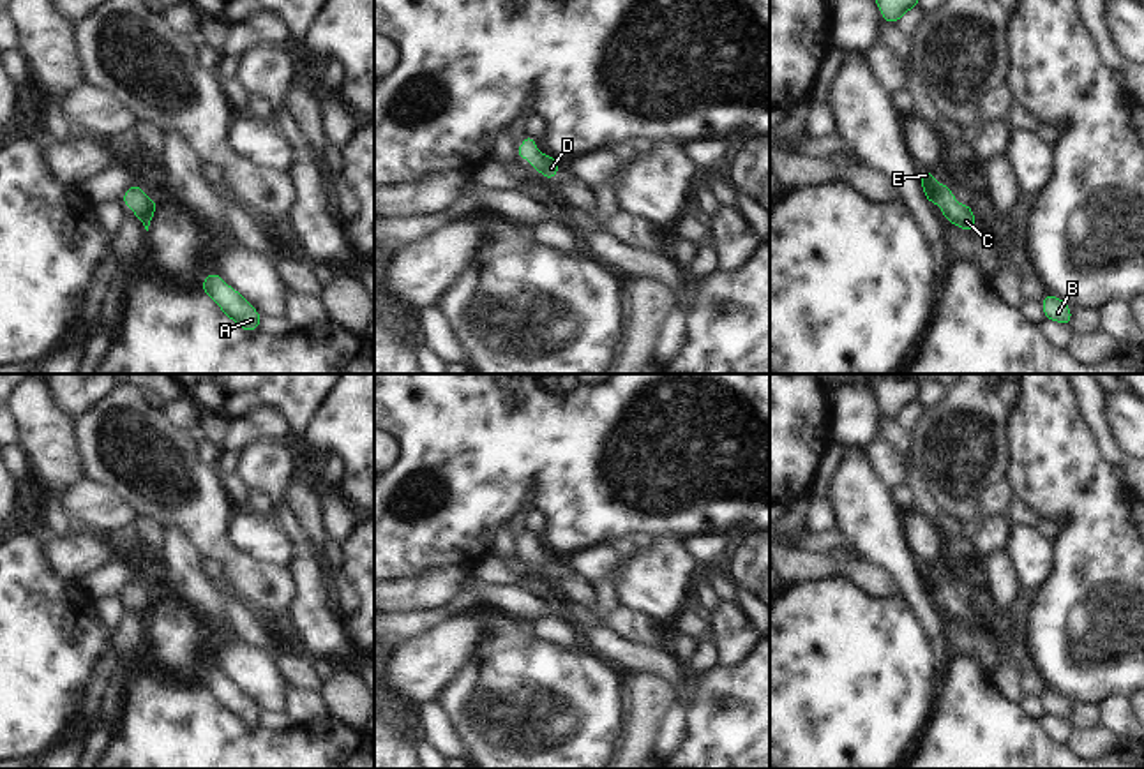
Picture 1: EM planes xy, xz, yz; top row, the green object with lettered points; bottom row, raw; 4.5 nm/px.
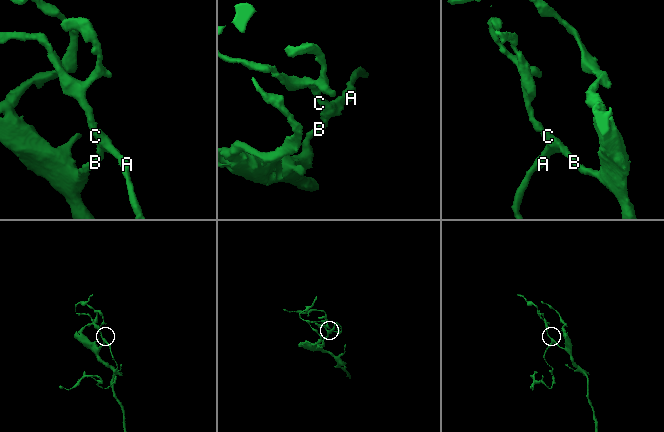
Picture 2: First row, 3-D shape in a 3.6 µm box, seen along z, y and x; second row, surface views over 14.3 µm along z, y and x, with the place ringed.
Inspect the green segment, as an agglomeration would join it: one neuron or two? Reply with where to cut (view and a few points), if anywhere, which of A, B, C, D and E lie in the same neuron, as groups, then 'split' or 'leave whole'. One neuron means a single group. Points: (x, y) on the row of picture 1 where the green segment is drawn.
no cut | A B C D E | leave whole

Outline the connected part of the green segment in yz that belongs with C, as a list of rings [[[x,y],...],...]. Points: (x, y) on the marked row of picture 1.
[[[920,171],[922,187],[929,203],[941,205],[941,215],[966,231],[976,231],[973,208],[953,199],[953,190],[934,180],[934,171]]]

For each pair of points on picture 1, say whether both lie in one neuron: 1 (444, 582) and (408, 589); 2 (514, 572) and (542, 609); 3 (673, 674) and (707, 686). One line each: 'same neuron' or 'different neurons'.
1: same neuron
2: different neurons
3: different neurons

